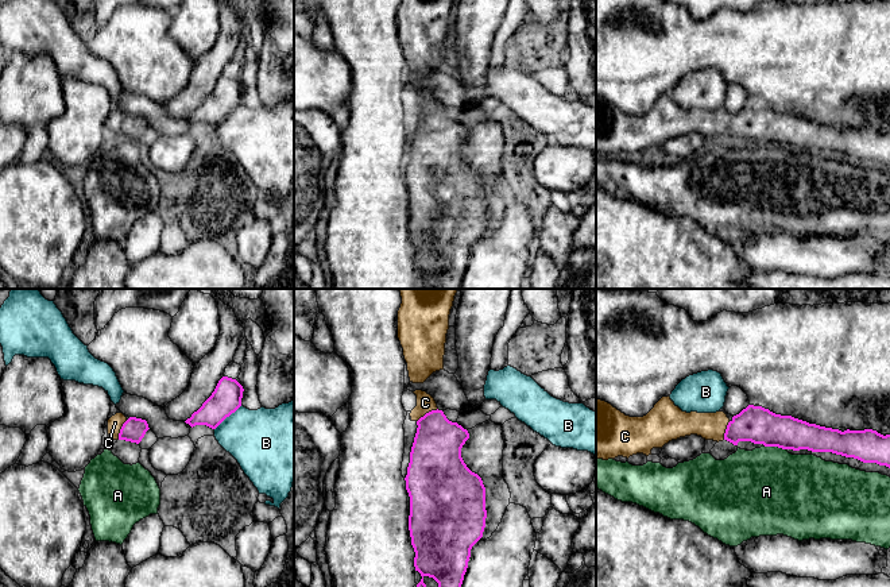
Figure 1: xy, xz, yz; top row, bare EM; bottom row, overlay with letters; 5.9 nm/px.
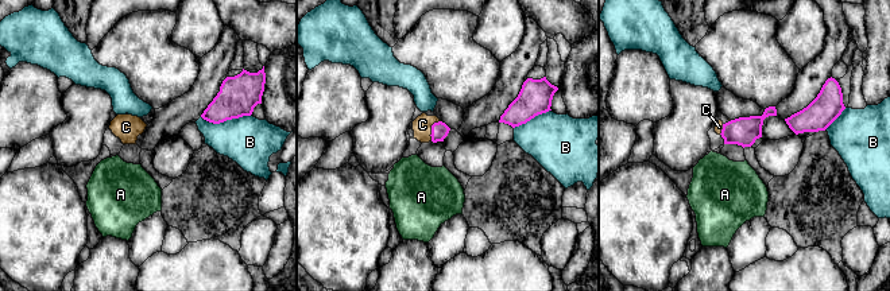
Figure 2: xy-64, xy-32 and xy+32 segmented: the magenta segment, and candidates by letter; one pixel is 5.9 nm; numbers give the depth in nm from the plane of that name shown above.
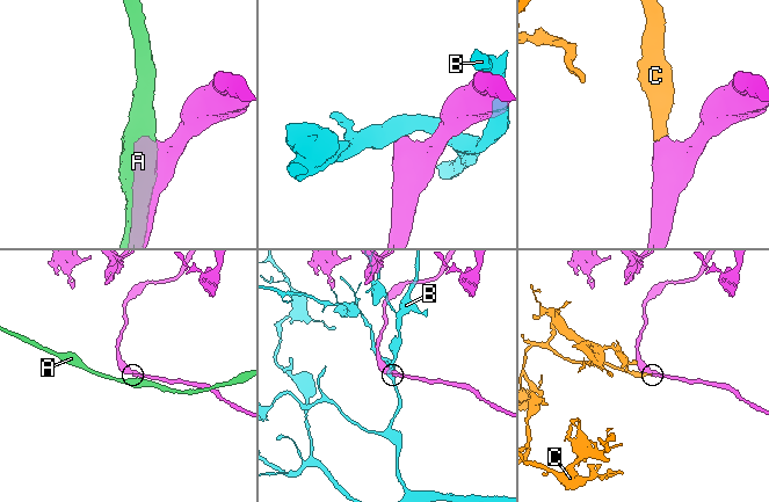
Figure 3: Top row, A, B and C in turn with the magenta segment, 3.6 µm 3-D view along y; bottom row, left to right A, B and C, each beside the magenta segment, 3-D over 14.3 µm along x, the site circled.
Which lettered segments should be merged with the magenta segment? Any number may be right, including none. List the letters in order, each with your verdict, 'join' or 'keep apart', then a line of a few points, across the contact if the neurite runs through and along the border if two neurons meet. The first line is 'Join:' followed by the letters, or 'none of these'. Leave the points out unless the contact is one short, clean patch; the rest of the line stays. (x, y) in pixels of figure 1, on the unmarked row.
Join: C
A: keep apart; line yz (765, 143), (777, 143), (785, 147)
B: keep apart
C: join; line xz (436, 151), (436, 131), (426, 111), (425, 100)

